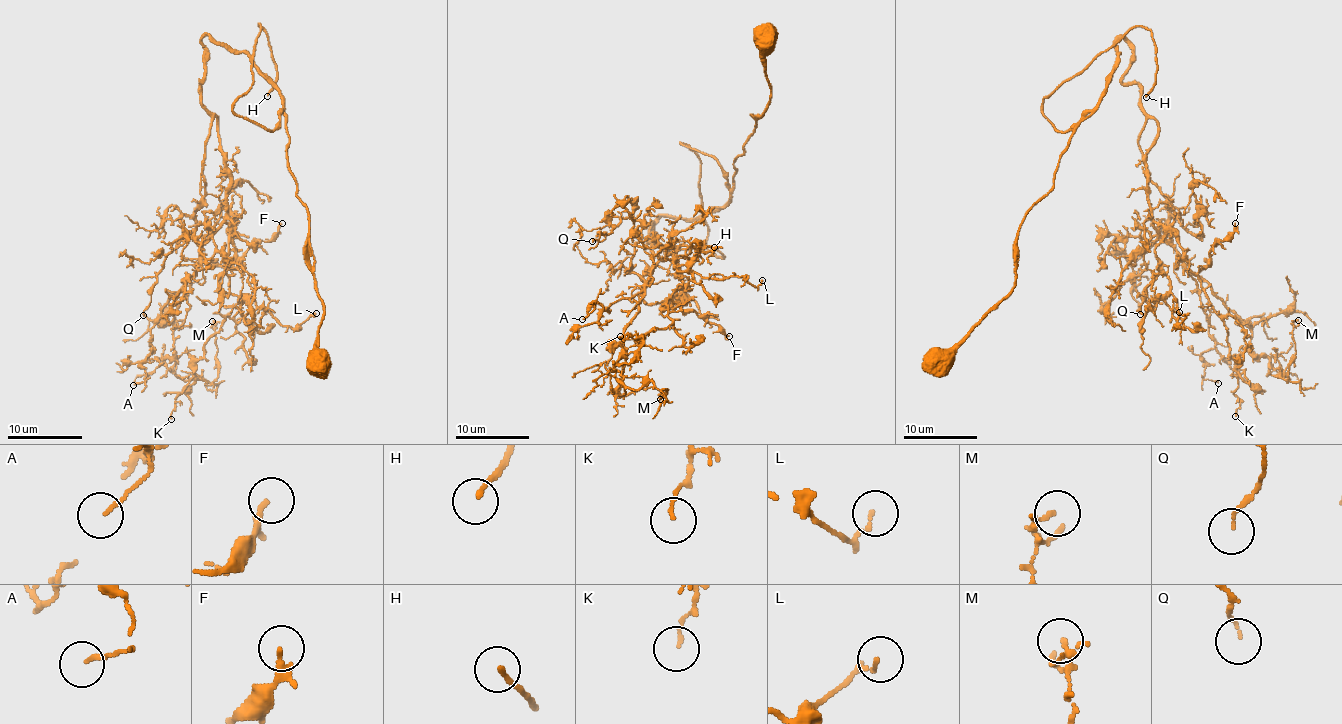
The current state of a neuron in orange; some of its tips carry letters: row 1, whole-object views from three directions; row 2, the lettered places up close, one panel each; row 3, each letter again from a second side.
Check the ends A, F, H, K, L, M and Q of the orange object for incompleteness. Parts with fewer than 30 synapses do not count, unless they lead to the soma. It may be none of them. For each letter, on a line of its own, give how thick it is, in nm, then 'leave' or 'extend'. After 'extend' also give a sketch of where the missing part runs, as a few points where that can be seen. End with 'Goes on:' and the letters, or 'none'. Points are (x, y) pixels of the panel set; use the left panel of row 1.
A: 120 nm | leave
F: 140 nm | leave
H: 170 nm | extend | (267, 96), (267, 114), (310, 180), (306, 216), (329, 235), (351, 238), (357, 289), (374, 332)
K: 100 nm | leave
L: 90 nm | leave
M: 100 nm | leave
Q: 100 nm | leave
Goes on: H

